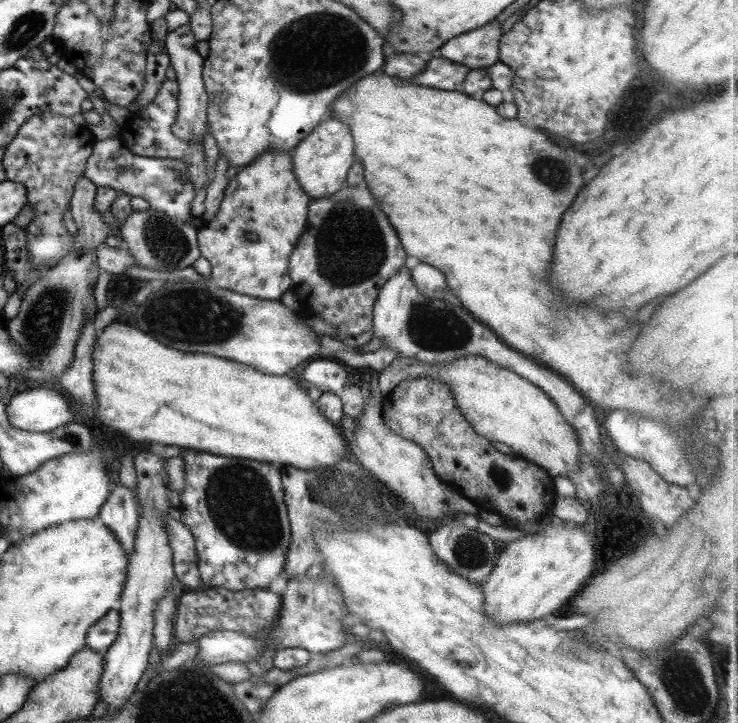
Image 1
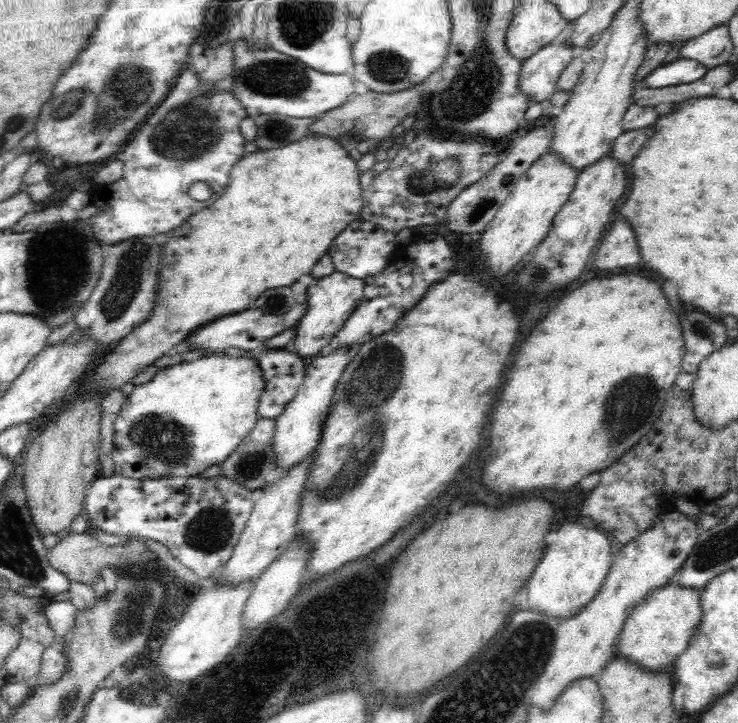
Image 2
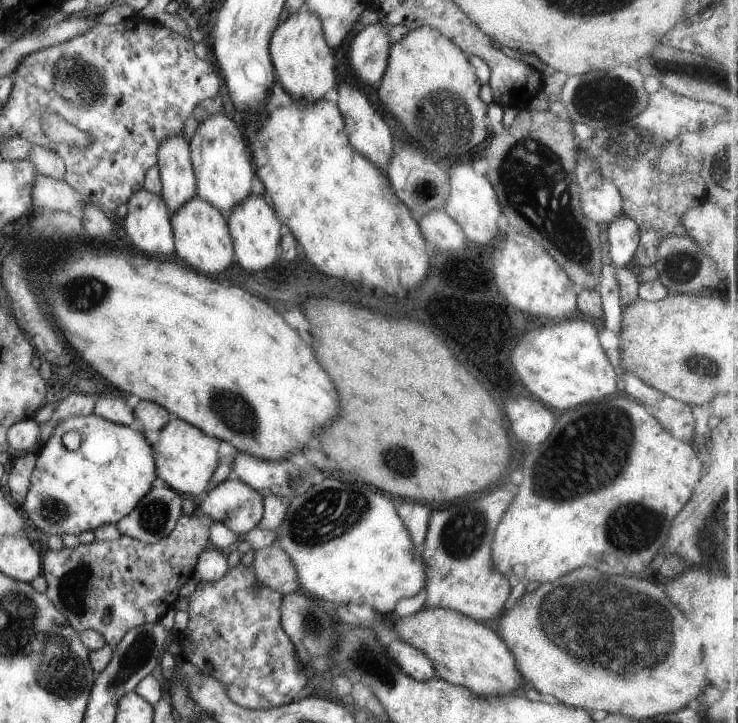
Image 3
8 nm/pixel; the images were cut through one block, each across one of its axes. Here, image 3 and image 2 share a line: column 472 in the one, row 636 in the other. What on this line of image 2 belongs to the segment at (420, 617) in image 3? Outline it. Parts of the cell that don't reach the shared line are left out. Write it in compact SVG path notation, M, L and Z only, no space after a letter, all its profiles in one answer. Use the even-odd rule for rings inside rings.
M676 582L652 590L624 622L615 644L616 657L628 659L652 673L674 662L677 656L686 650L690 638L700 624L700 594L701 590L682 587Z

